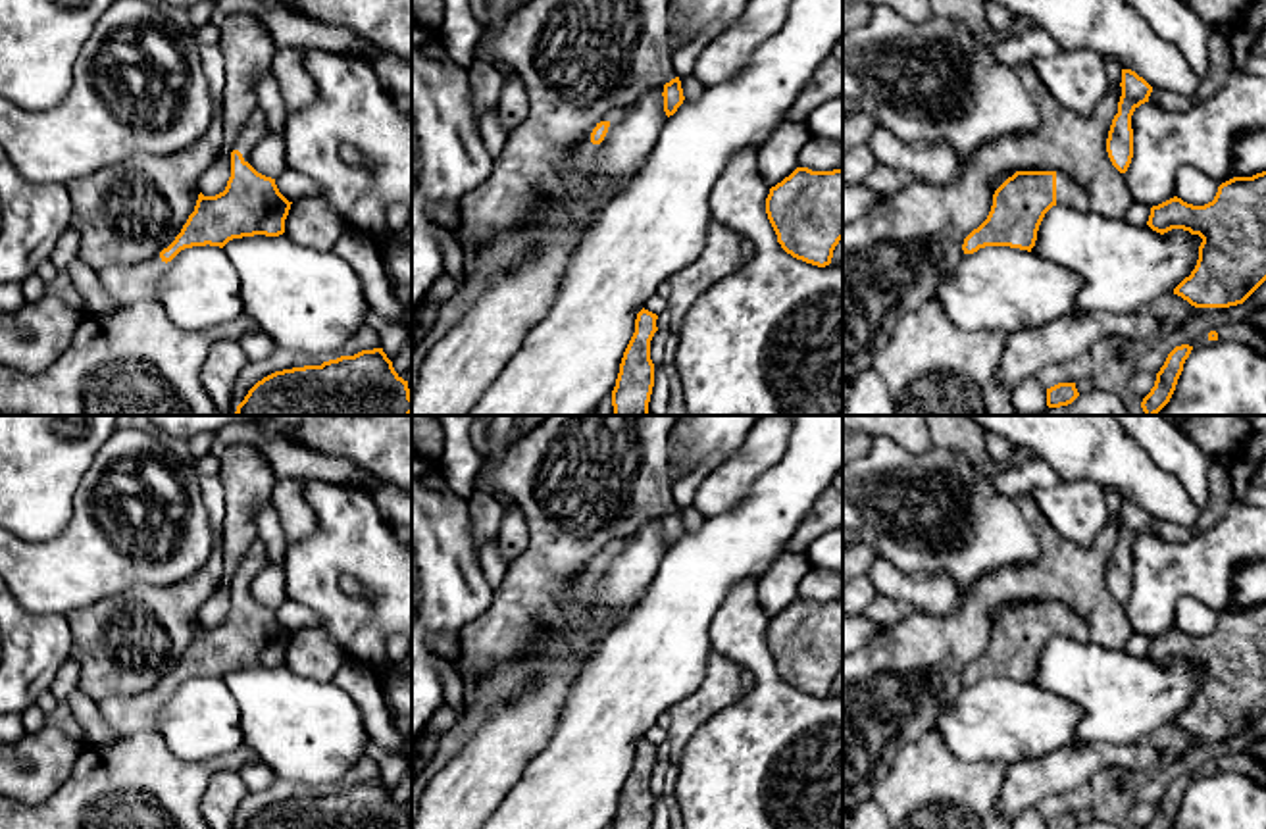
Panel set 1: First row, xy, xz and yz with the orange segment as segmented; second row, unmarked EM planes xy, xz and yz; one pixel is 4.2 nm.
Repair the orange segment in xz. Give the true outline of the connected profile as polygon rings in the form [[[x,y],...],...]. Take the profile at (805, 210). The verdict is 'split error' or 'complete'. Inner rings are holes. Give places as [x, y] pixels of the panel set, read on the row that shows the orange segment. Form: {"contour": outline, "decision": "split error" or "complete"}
{"contour": [[[812,137],[798,152],[797,163],[789,177],[770,188],[766,214],[787,254],[825,267],[843,239],[843,142]]], "decision": "split error"}

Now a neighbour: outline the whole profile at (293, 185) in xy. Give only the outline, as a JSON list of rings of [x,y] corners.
[[[287,169],[281,177],[275,179],[275,185],[289,202],[323,196],[323,188],[316,181],[294,169]]]

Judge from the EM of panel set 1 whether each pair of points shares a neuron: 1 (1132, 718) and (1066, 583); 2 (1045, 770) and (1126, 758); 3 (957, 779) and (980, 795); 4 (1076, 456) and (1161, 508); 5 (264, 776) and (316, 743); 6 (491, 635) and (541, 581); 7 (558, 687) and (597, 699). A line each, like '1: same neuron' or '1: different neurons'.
1: different neurons
2: same neuron
3: same neuron
4: same neuron
5: different neurons
6: same neuron
7: different neurons

